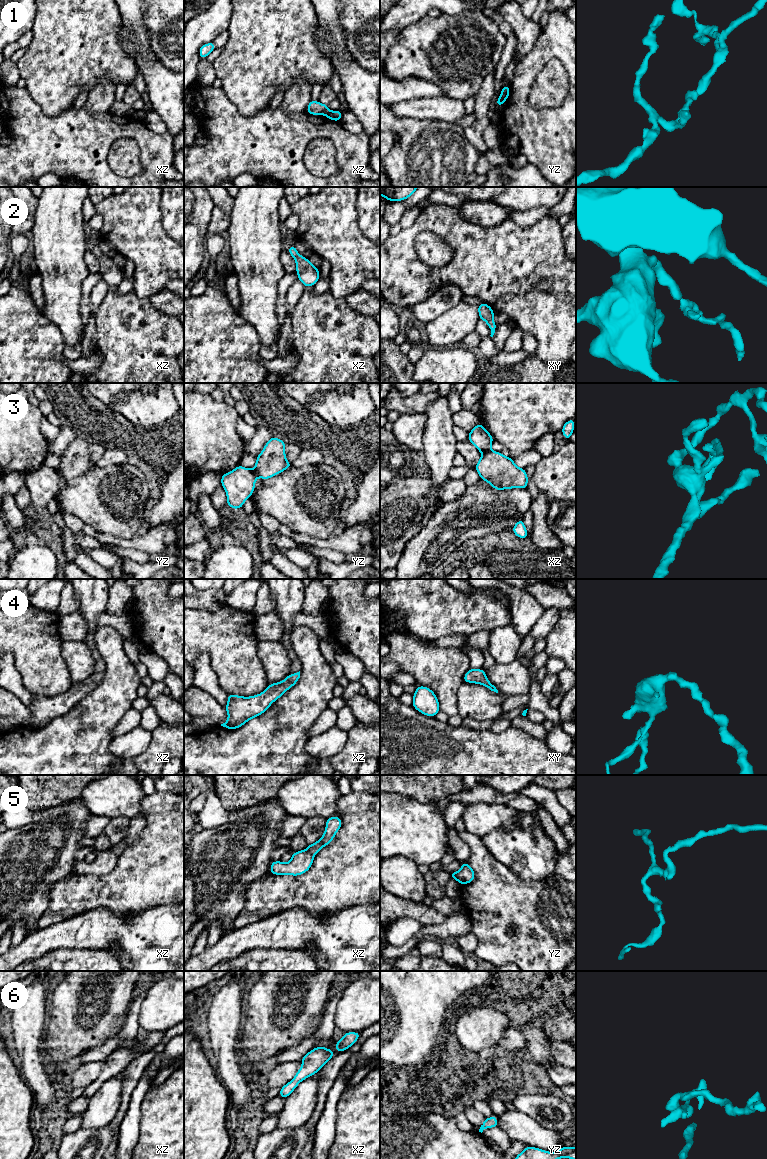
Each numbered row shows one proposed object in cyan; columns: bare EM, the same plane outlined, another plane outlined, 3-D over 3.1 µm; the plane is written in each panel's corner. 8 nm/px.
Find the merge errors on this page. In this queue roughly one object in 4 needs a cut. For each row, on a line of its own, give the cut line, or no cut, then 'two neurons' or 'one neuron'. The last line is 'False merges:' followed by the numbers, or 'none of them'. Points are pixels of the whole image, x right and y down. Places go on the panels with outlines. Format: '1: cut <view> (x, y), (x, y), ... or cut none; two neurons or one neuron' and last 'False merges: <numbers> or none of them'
1: cut xz (328, 110), (324, 114); two neurons
2: cut none; one neuron
3: cut none; one neuron
4: cut none; one neuron
5: cut xz (306, 849), (313, 856); two neurons
6: cut none; one neuron
False merges: 1, 5

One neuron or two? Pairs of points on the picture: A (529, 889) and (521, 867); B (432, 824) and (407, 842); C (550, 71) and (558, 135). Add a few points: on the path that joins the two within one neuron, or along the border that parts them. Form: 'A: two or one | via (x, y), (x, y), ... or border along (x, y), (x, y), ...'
A: two | border along (505, 866), (523, 878), (534, 880), (548, 878)
B: one | via (426, 825), (413, 836)
C: two | border along (565, 96), (555, 107), (531, 107)

